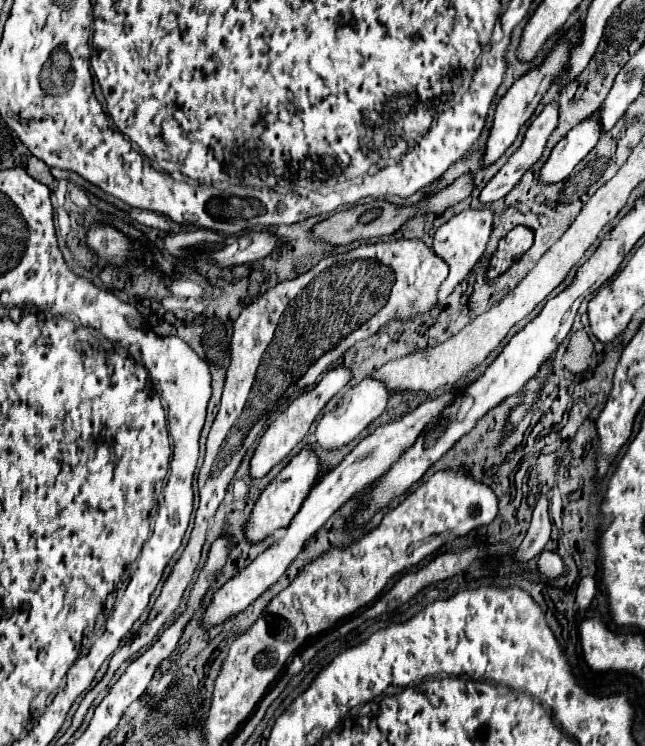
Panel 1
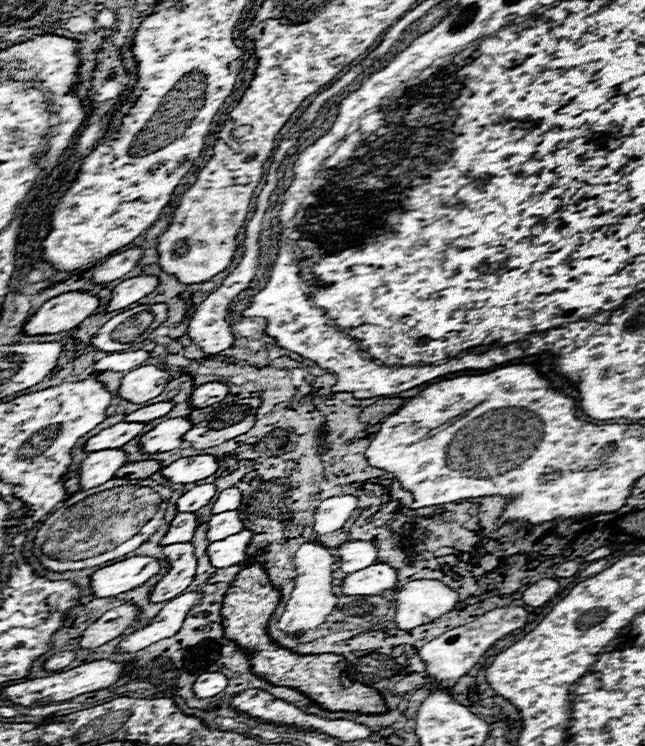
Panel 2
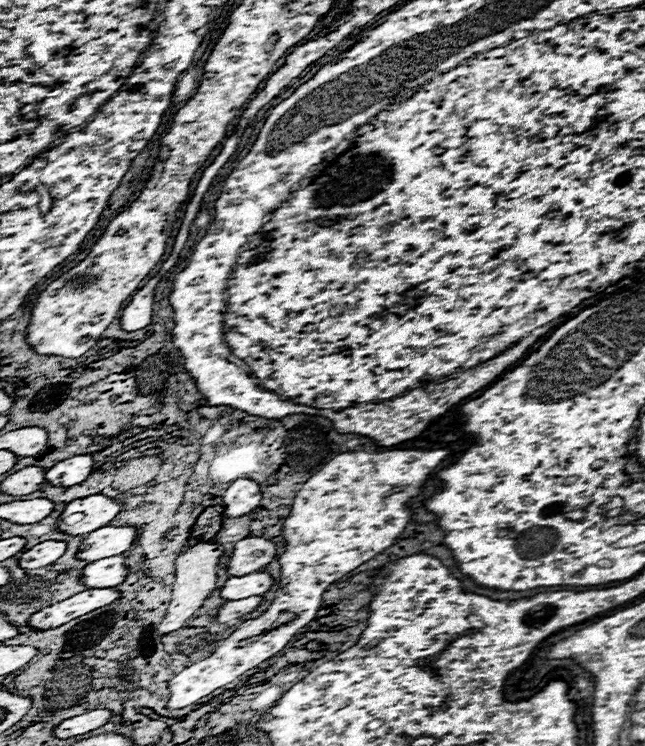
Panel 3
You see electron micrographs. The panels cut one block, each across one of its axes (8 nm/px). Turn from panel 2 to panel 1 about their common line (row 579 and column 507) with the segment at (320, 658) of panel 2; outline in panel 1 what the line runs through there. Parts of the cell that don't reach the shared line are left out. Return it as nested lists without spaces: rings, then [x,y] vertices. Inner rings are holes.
[[[516,226],[510,230],[498,244],[496,256],[490,260],[490,270],[488,278],[494,278],[494,274],[502,274],[504,270],[510,268],[512,262],[520,260],[532,246],[534,242],[534,232],[524,226]]]

